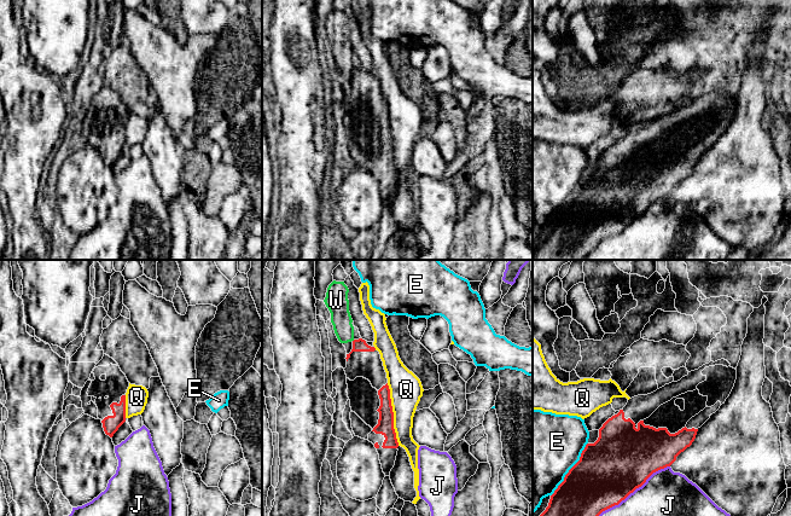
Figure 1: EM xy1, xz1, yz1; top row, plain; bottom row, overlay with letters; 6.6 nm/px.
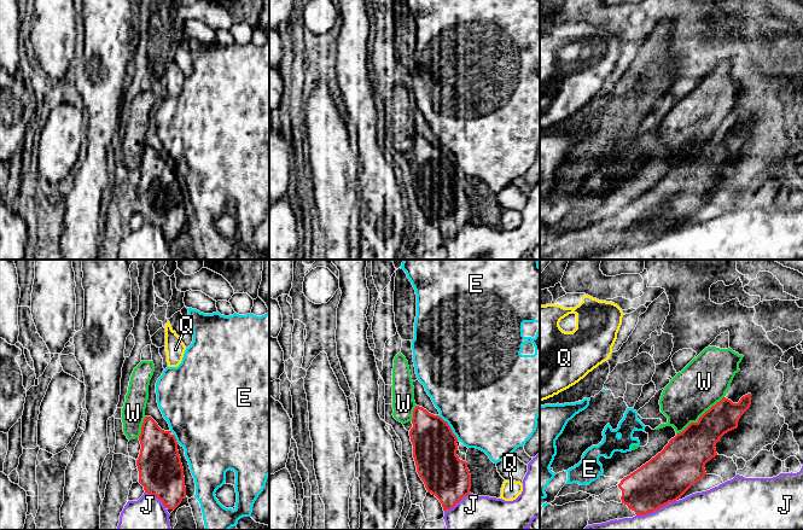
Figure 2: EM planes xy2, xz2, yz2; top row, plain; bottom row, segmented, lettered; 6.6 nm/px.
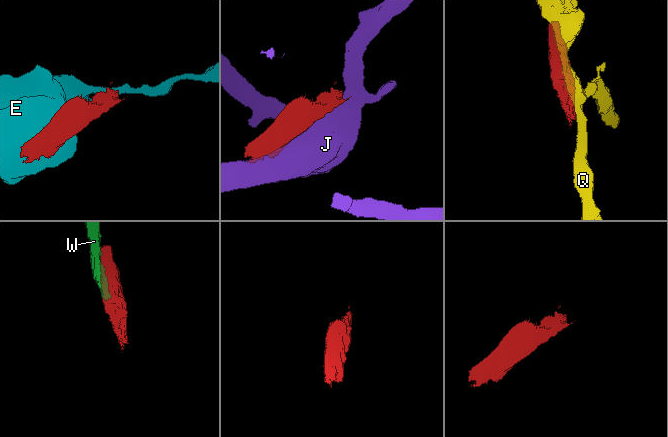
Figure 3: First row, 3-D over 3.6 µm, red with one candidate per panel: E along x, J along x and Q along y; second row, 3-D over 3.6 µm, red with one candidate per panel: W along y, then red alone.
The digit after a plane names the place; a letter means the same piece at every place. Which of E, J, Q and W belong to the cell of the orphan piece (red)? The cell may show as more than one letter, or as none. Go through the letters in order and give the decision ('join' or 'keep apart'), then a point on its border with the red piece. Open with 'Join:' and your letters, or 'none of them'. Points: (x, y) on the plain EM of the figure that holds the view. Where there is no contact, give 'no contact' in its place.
Join: none of them
E: keep apart; meets red in yz1 at (570, 198)
J: keep apart; meets red in yz1 at (626, 226)
Q: keep apart; meets red in xz1 at (393, 144)
W: keep apart; meets red in yz2 at (699, 147)

